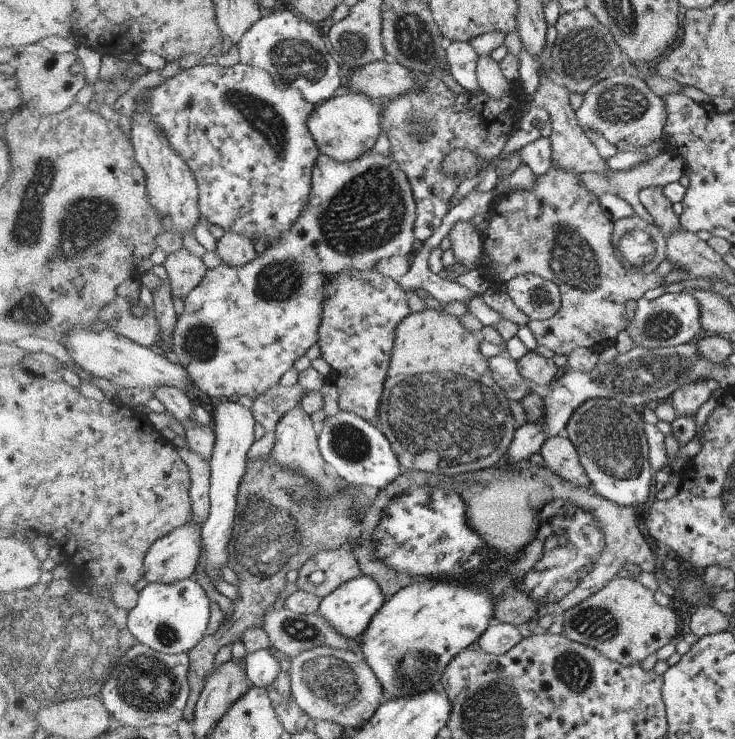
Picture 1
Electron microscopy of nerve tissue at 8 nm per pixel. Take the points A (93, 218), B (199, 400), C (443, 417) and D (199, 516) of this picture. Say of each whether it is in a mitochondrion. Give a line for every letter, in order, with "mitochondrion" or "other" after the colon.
A: mitochondrion
B: other
C: mitochondrion
D: other

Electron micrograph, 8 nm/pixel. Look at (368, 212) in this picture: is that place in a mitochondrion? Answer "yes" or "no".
yes

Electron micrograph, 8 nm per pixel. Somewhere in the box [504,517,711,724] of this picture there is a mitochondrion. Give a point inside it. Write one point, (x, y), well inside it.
(597, 623)

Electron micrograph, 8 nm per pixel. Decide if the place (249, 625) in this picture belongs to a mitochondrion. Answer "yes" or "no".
no

